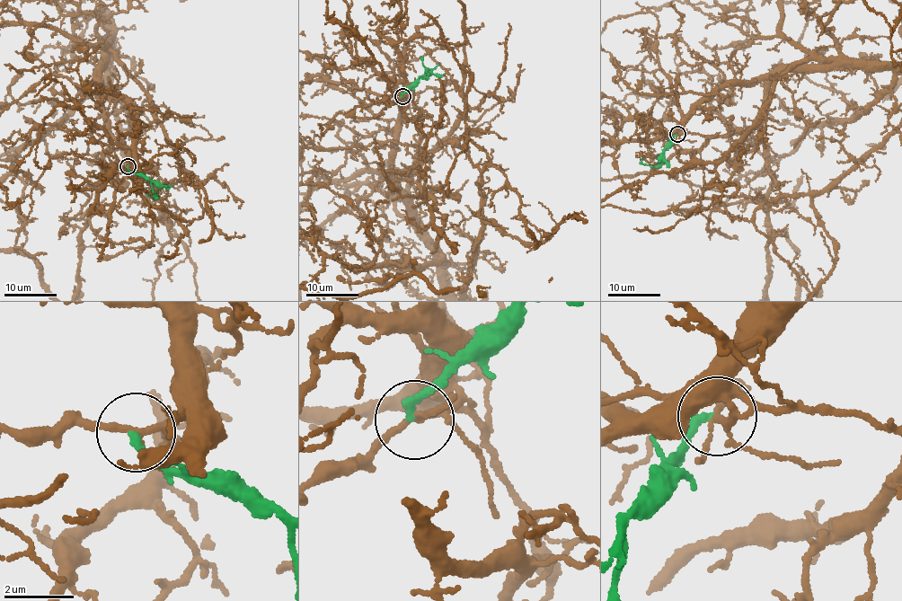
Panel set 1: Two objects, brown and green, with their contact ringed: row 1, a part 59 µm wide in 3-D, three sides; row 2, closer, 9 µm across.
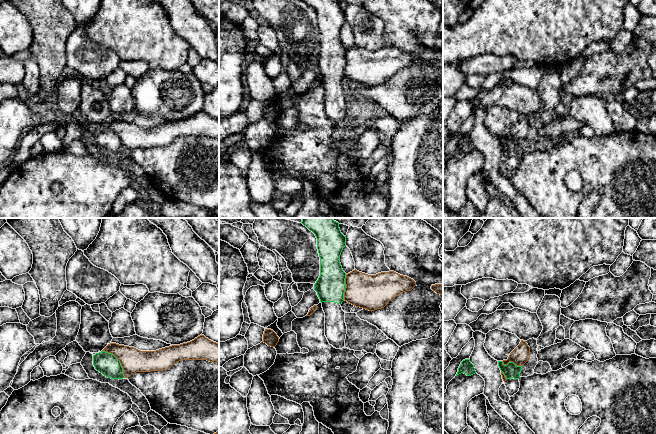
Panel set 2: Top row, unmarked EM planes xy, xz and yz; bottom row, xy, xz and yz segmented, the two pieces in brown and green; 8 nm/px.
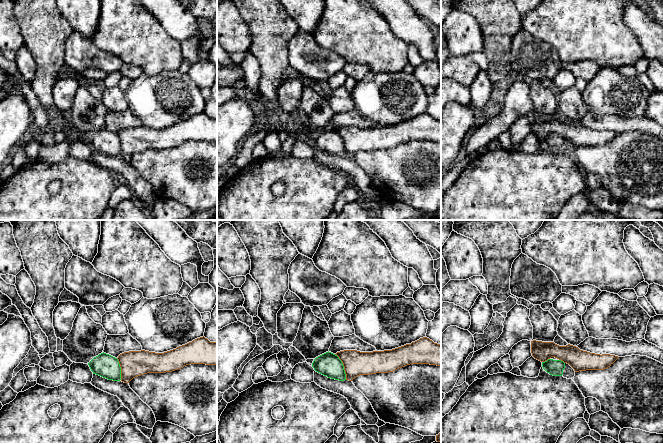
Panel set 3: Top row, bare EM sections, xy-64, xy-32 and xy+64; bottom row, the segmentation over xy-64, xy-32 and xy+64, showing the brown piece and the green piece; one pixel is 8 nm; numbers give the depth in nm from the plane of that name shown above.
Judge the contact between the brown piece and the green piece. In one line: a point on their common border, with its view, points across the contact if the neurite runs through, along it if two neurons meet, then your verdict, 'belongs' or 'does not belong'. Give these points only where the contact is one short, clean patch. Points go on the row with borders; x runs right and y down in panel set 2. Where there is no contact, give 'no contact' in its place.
xy (119, 360) | along xy (102, 350), (111, 353), (119, 361), (125, 377) | does not belong

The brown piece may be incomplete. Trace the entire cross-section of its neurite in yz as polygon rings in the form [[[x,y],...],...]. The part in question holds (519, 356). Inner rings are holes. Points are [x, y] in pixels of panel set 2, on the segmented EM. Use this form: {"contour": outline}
{"contour": [[[521,340],[520,344],[510,353],[507,360],[503,360],[503,364],[507,365],[513,362],[517,366],[523,366],[530,357],[530,347],[526,341]]]}

